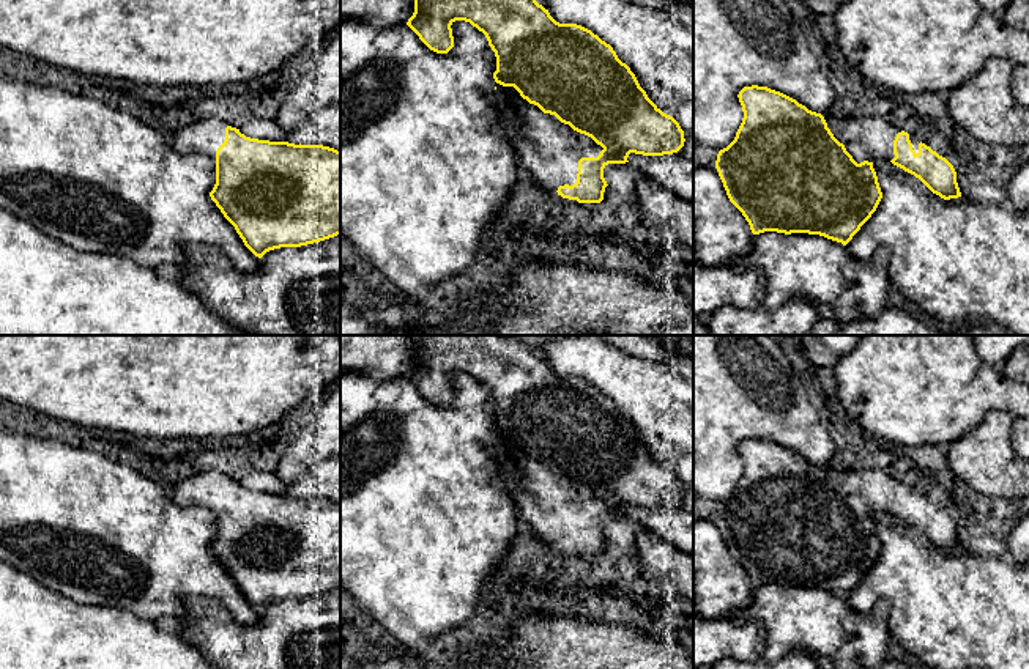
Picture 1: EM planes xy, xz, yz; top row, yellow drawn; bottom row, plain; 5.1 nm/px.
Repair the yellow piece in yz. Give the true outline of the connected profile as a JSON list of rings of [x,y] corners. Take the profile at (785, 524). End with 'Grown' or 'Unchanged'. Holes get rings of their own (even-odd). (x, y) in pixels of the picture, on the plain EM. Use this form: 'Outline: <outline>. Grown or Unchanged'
Outline: [[[758,438],[744,439],[737,450],[744,471],[734,493],[719,504],[715,521],[753,587],[808,586],[846,598],[882,551],[875,513],[892,515],[944,553],[961,549],[957,524],[945,510],[879,469],[821,468]]]. Grown

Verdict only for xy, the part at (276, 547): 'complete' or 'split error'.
split error

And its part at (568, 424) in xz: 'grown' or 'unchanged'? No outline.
grown

